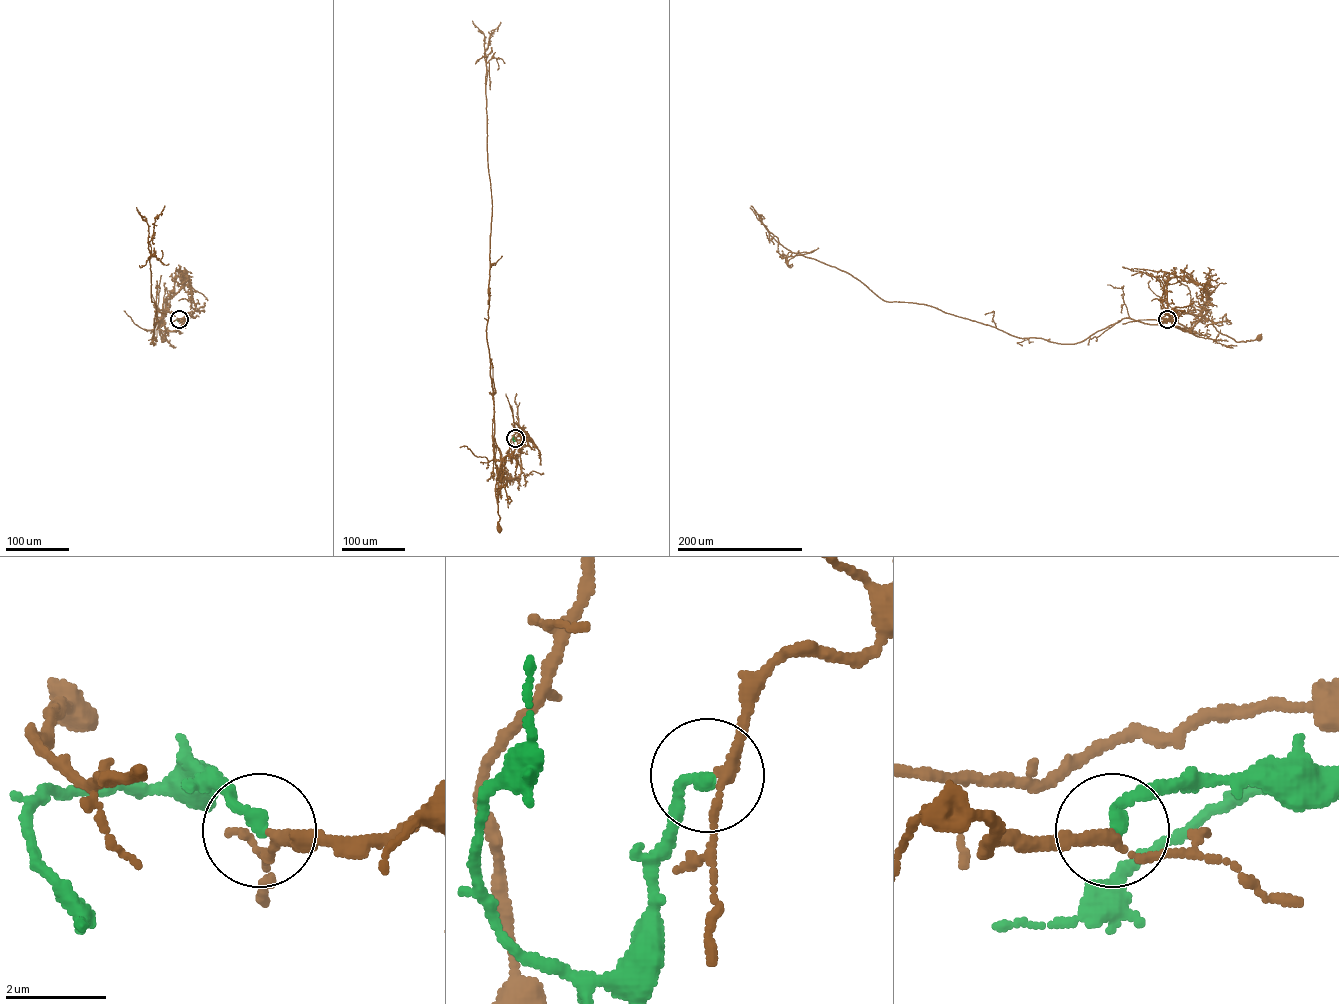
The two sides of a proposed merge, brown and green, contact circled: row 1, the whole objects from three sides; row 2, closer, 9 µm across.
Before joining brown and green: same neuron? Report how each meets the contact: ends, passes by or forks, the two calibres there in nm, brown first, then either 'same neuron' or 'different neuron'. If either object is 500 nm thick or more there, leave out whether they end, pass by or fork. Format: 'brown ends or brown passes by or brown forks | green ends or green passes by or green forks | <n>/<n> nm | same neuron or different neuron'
brown passes by | green ends | 190/280 nm | same neuron

